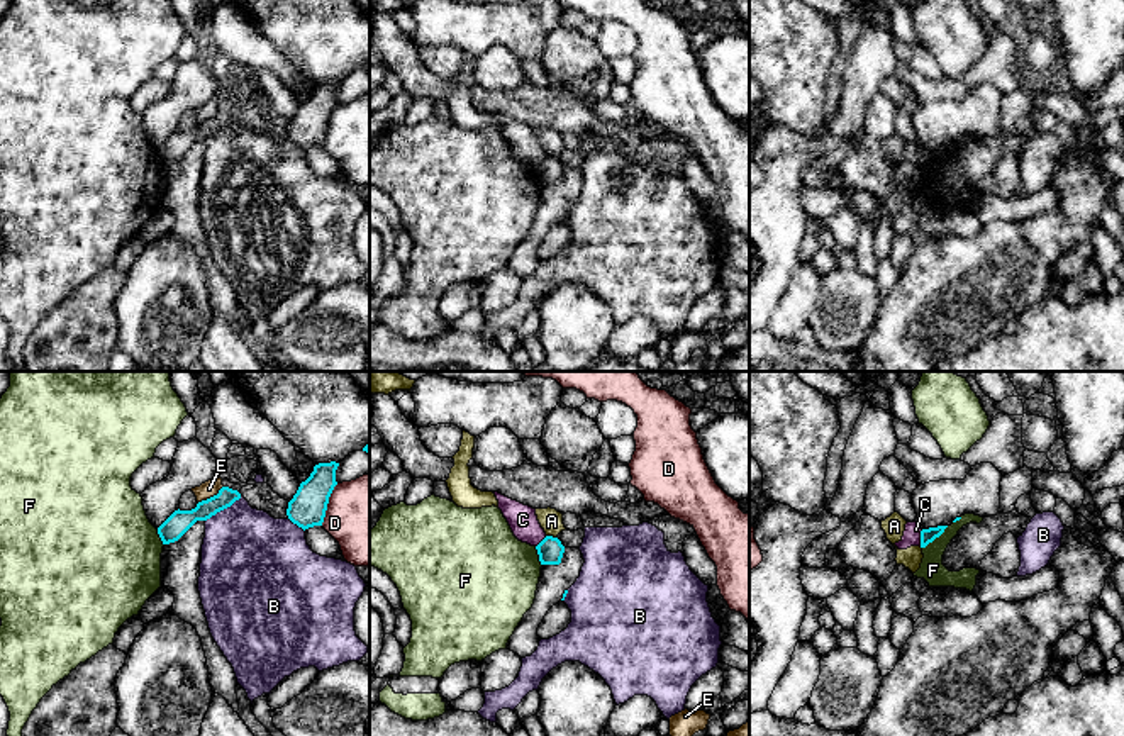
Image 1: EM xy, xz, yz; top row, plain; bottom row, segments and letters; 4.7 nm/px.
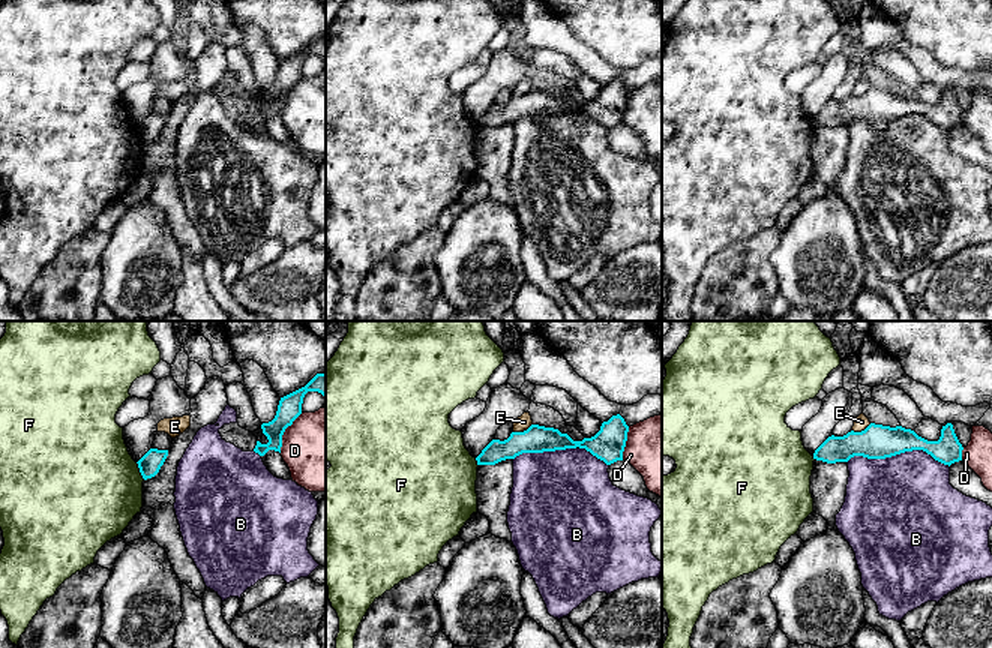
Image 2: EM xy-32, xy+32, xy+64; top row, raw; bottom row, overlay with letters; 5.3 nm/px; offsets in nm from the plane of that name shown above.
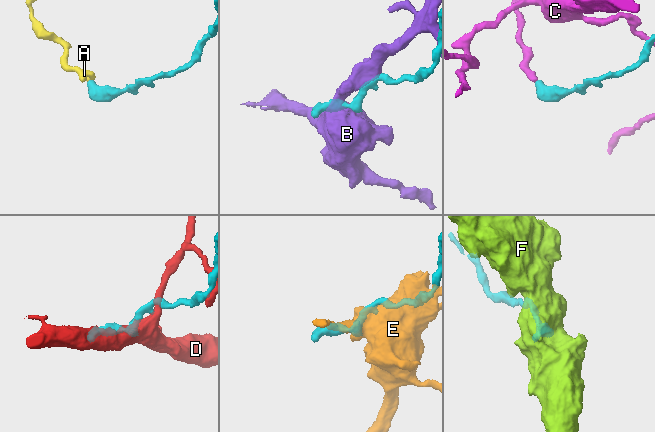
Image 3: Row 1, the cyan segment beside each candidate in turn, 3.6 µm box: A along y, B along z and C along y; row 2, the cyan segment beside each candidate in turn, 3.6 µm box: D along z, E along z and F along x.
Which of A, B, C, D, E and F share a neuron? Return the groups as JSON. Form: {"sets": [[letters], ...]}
{"sets": [["A"], ["B"], ["C"], ["D"], ["E"], ["F"]]}

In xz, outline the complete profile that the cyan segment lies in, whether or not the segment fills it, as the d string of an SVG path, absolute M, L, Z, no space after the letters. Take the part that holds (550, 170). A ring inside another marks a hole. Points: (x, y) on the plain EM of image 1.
M546 156L536 166L536 170L537 170L541 185L559 185L565 173L565 166L561 164L561 161L553 156Z

